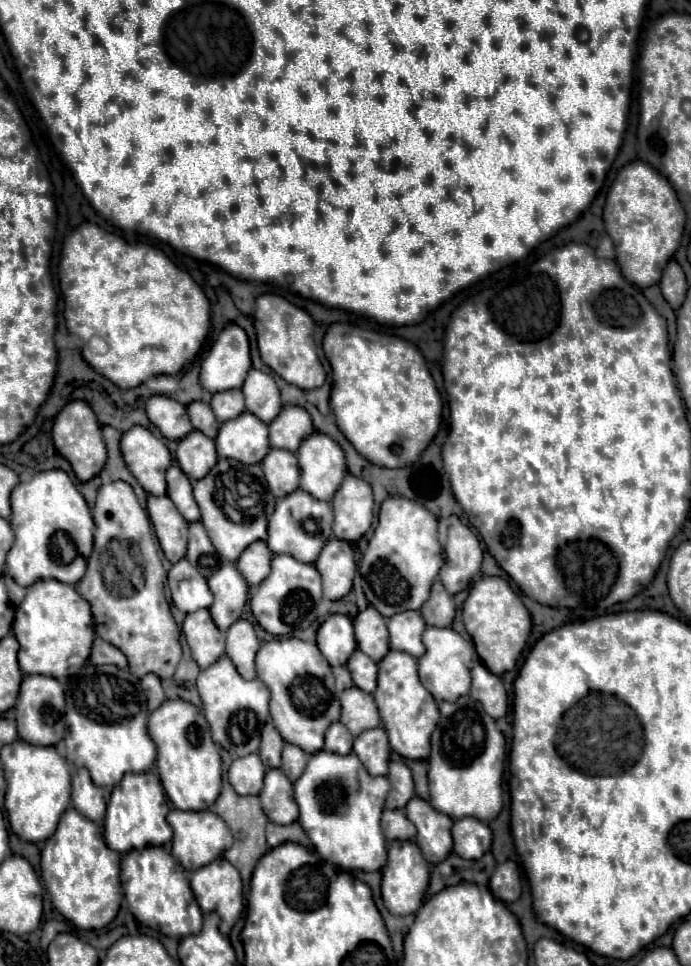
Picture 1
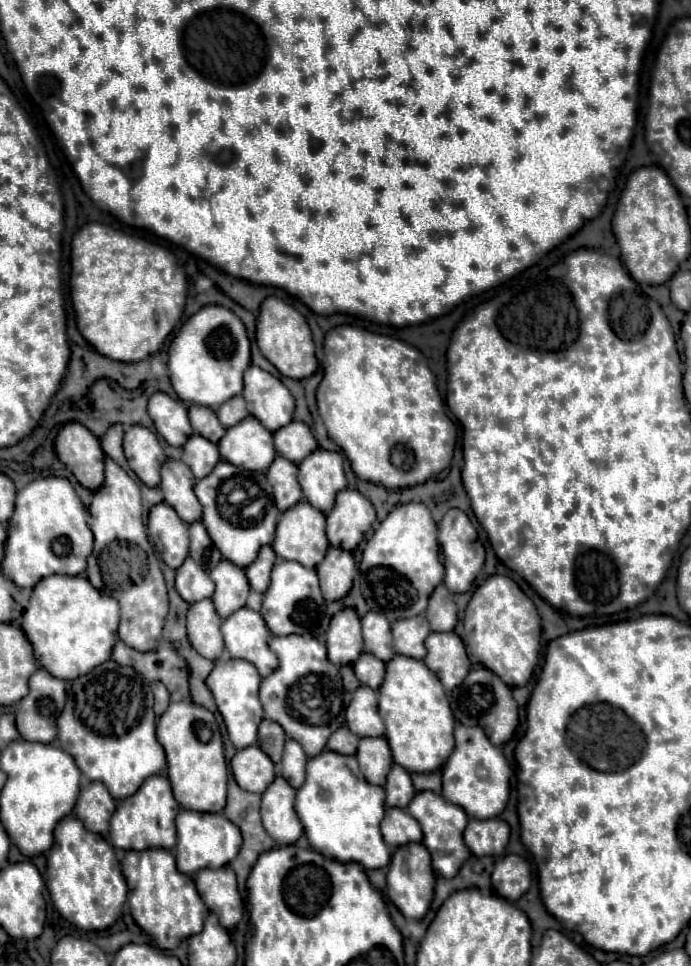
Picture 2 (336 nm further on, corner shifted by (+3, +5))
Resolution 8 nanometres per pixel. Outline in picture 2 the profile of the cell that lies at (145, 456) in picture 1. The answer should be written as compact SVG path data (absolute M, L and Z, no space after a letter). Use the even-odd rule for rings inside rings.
M132 425L124 435L124 451L138 479L148 487L156 487L160 483L160 467L166 461L158 437L142 425Z

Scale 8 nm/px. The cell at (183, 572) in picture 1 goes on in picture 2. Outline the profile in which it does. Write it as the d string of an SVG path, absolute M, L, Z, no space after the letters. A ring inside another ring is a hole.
M188 557L186 563L182 563L182 567L176 571L176 591L188 603L196 603L206 597L212 597L214 583L208 573Z

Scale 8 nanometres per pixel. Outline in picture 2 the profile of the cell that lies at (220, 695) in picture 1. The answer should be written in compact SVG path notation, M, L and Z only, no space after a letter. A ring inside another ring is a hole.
M242 659L218 661L214 671L210 673L210 679L206 679L206 685L210 687L210 691L216 699L218 711L224 717L228 737L234 743L236 749L242 749L242 747L248 747L248 745L256 743L258 725L264 719L264 709L262 709L260 699L258 699L260 681L262 681L262 677L258 675L258 671L254 671L254 667L250 667L250 663L246 663Z

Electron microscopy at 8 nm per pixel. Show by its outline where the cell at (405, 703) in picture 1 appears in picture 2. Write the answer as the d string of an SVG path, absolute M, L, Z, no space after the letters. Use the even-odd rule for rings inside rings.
M396 655L386 663L386 677L380 689L380 715L398 765L410 773L432 773L444 767L454 751L454 715L442 683L434 679L424 661Z

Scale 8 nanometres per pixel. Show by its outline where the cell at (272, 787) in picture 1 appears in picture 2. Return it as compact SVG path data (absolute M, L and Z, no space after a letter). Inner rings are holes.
M280 775L262 795L262 823L278 845L294 845L302 837L302 823L294 811L296 791Z

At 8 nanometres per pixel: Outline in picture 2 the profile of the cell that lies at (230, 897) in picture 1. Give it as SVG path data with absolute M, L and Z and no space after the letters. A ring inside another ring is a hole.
M230 865L198 871L196 887L208 909L218 915L222 927L232 929L242 919L242 895Z

